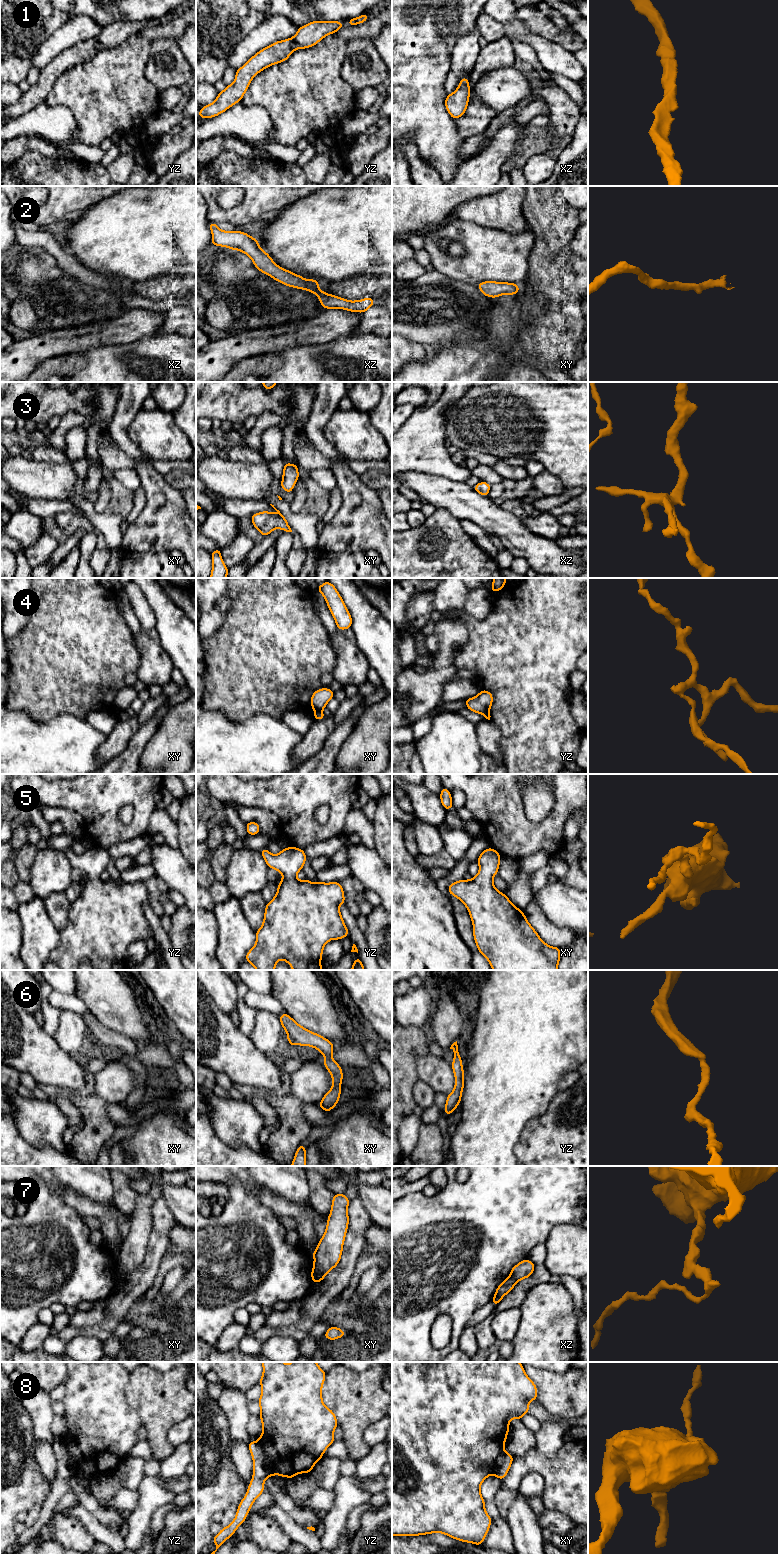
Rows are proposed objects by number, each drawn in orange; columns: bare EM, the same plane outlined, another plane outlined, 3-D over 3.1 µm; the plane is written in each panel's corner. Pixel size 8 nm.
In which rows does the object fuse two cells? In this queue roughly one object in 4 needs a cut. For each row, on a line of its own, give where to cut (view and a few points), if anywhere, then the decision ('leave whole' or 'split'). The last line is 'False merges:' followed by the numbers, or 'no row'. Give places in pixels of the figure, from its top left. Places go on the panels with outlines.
1: no cut; leave whole
2: no cut; leave whole
3: no cut; leave whole
4: cut in xy along (320, 710), (315, 712); split
5: no cut; leave whole
6: no cut; leave whole
7: cut in xy along (313, 1268), (318, 1281); split
8: no cut; leave whole
False merges: 4, 7

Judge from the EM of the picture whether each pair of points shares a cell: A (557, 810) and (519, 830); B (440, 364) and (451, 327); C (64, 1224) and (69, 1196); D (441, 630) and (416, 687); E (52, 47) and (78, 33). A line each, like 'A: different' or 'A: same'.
A: same
B: different
C: different
D: same
E: same

